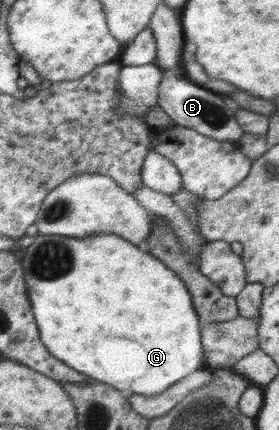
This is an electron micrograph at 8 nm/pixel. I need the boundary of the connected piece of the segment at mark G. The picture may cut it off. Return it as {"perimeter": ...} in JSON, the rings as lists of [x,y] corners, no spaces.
{"perimeter":[[[38,234],[34,242],[19,253],[23,267],[23,278],[28,289],[28,299],[35,322],[39,329],[39,338],[45,348],[70,368],[89,376],[92,380],[101,381],[126,394],[161,394],[179,382],[182,378],[203,369],[203,343],[201,343],[201,324],[197,309],[193,307],[193,295],[188,290],[188,280],[181,280],[180,275],[170,269],[164,262],[152,254],[139,249],[138,245],[115,234],[93,234],[85,238],[63,237],[62,235]]]}

